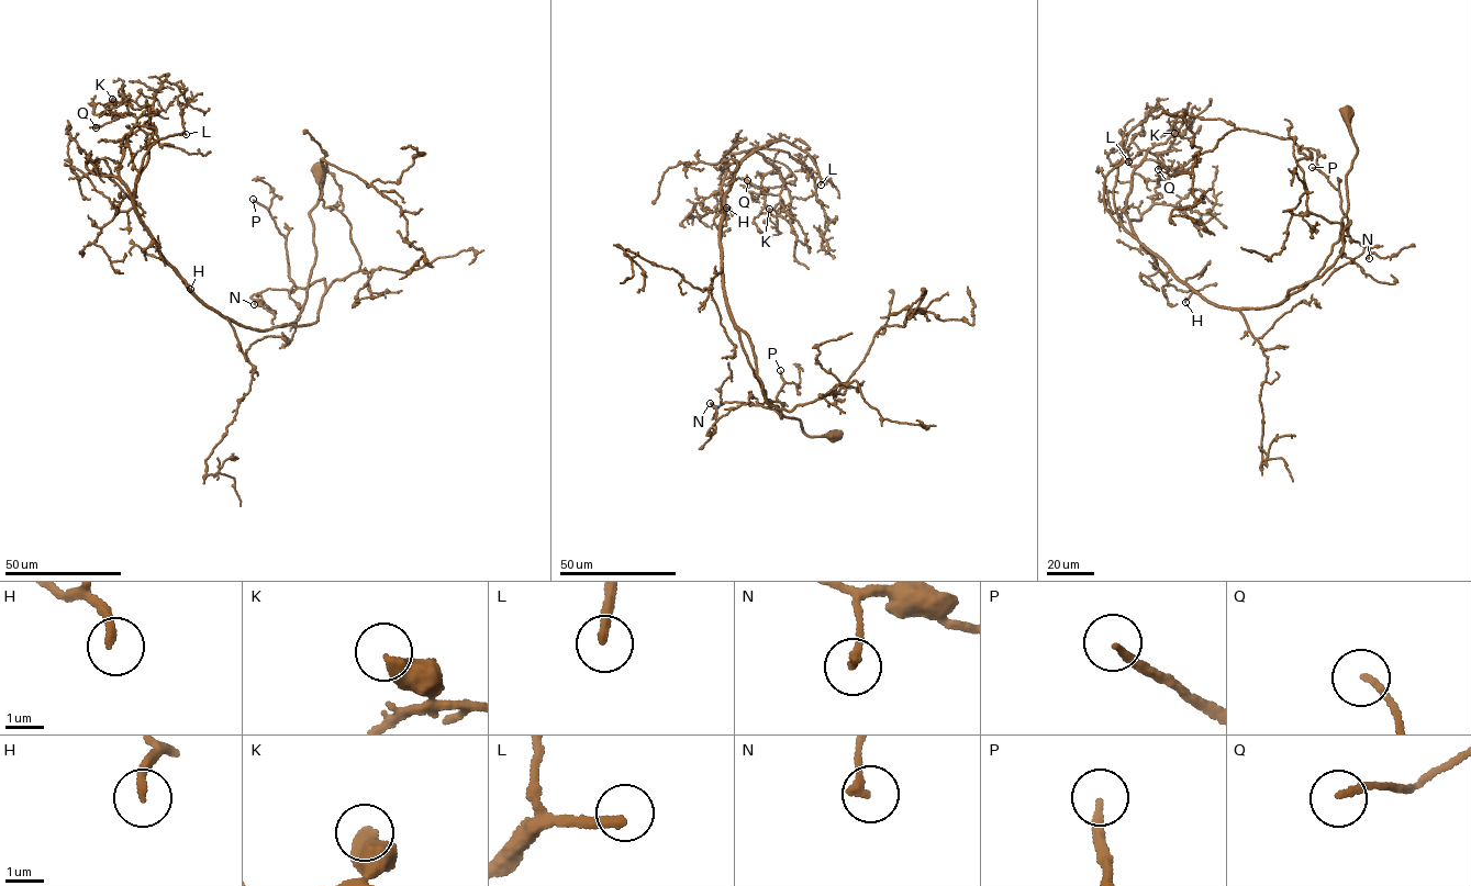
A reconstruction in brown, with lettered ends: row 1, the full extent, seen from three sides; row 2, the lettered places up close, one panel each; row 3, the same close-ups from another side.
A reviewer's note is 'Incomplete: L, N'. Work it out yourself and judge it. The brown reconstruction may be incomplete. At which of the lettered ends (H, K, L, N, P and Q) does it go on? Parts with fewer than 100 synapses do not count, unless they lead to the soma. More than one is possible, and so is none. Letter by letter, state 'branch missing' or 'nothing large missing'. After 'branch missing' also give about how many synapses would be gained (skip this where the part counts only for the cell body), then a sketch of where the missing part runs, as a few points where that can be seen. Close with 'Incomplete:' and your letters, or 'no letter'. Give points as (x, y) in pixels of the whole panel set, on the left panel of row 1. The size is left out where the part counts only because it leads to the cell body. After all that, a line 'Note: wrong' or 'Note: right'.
H: nothing large missing
K: nothing large missing
L: branch missing | 140 syn | (186, 134), (196, 133), (196, 127), (189, 126), (191, 122), (201, 119), (226, 130), (227, 144)
N: nothing large missing
P: branch missing | 190 syn | (253, 199), (212, 211), (197, 225), (178, 233), (143, 290), (118, 277), (114, 266), (98, 249), (78, 256)
Q: nothing large missing
Incomplete: L, P
Note: wrong

